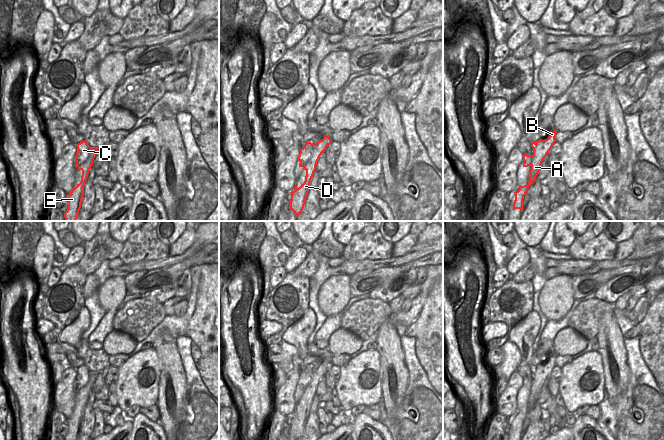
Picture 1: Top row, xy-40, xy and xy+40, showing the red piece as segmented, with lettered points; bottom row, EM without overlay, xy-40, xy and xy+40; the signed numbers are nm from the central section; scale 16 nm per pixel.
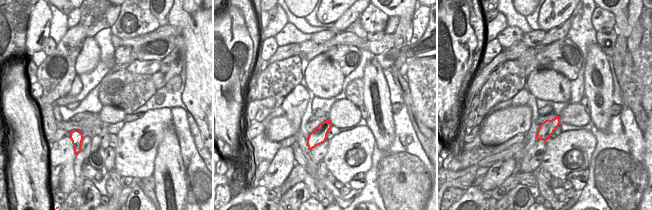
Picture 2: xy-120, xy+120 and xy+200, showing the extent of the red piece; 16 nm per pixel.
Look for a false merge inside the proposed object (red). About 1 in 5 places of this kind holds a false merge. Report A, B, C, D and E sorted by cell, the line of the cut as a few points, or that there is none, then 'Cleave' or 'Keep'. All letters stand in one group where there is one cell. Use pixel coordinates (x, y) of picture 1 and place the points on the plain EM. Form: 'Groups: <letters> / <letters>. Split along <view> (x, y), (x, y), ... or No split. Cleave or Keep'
Groups: A B D E / C. Split along xy (312, 367), (312, 380), (303, 390). Cleave.

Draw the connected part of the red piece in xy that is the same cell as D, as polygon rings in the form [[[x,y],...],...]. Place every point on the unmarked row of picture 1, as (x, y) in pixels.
[[[330,359],[324,360],[324,362],[316,367],[312,367],[313,369],[313,378],[311,383],[308,385],[308,387],[304,390],[304,394],[306,395],[305,405],[301,410],[298,412],[295,411],[294,415],[291,415],[291,423],[290,425],[290,434],[295,438],[295,440],[298,440],[305,429],[305,425],[310,413],[310,406],[314,399],[314,396],[316,394],[317,386],[322,379],[323,376],[325,376],[326,372],[331,368],[332,361]]]

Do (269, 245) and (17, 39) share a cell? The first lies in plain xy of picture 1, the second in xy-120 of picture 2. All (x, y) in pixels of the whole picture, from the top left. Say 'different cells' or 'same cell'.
different cells

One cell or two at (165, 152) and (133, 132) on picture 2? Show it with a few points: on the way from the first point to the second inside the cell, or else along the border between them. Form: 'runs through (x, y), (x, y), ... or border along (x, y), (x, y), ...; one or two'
border along (169, 127), (165, 129), (158, 146), (153, 171); two

